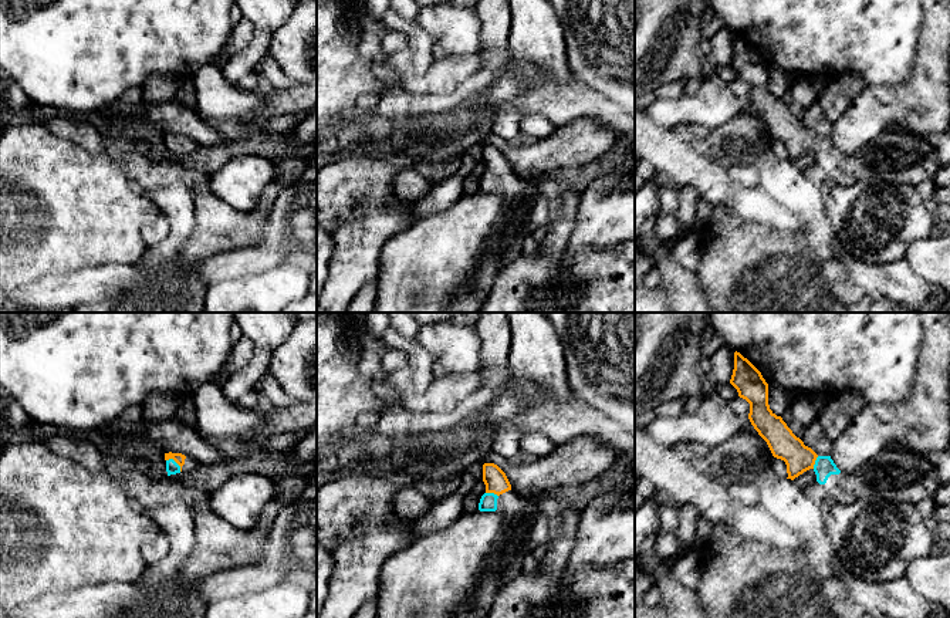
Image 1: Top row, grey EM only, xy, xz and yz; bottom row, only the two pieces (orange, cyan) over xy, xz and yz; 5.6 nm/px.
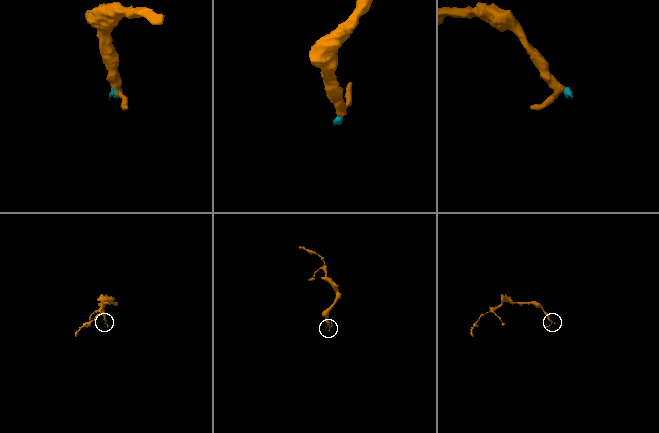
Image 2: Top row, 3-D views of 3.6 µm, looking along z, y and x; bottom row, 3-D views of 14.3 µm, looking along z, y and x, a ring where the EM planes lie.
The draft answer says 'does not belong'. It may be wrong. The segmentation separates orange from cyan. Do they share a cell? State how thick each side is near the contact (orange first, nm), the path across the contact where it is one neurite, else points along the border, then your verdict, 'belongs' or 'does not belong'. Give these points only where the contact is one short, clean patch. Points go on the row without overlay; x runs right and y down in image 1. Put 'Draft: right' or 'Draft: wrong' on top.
Draft: wrong
60 nm thick on the orange side, 80 nm on the other; runs through xy (178, 139), (175, 142), (172, 149); belongs

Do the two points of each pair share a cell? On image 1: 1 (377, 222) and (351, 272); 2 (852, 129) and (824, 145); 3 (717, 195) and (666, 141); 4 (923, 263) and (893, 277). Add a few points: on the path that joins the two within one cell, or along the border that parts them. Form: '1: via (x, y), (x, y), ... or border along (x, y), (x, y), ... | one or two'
1: via (369, 235), (357, 252), (355, 259) | one
2: border along (830, 138), (845, 154), (854, 154), (865, 145) | two
3: via (707, 182), (679, 154) | one
4: border along (905, 257), (919, 276), (935, 286) | two

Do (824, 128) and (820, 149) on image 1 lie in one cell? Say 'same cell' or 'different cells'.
different cells

